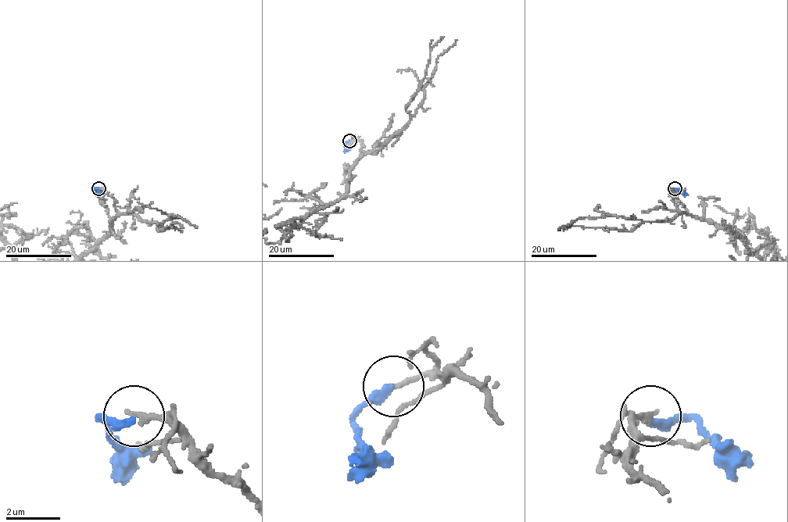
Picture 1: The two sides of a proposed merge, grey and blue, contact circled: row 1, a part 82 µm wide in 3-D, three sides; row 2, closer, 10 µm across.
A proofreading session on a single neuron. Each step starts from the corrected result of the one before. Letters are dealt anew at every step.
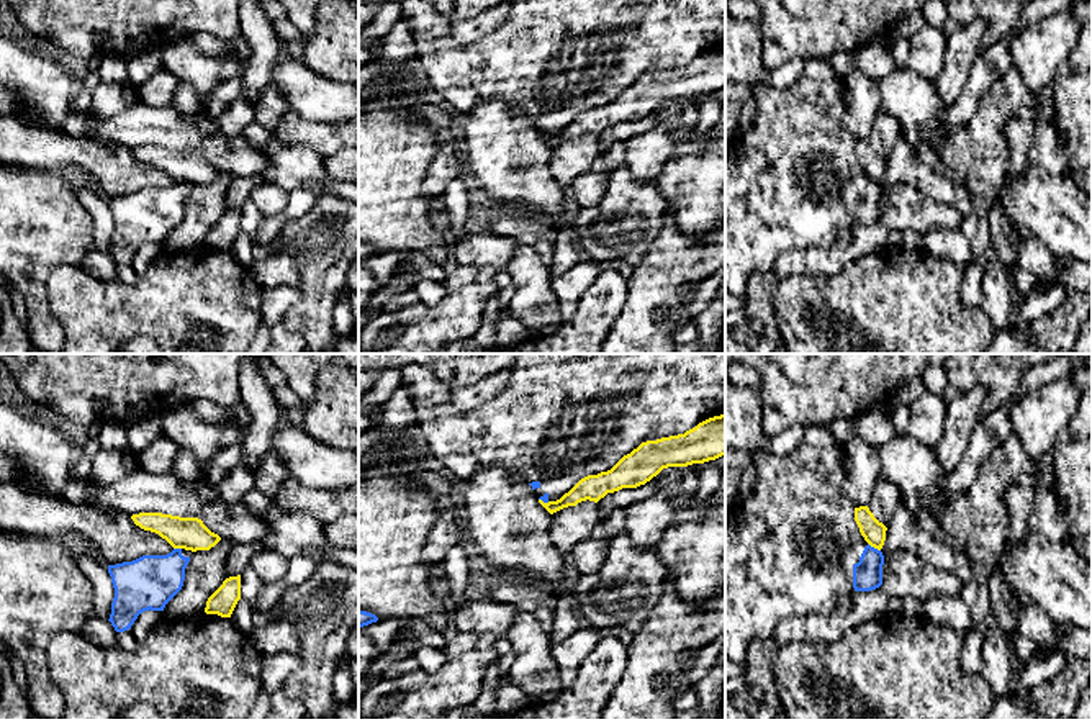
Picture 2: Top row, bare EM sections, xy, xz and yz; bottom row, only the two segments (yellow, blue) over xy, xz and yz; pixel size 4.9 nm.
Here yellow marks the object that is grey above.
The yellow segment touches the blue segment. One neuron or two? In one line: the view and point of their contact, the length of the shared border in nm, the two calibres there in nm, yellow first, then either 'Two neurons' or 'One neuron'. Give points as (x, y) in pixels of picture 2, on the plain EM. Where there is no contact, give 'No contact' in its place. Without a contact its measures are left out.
Touches yellow at yz (875, 180). Shared border 80 nm. Thickness 120 nm (yellow) against 140 nm. Two neurons

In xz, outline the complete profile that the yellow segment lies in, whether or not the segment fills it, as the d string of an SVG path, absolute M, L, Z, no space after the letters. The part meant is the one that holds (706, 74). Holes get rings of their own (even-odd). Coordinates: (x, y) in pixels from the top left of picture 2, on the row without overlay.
M725 46L699 56L684 67L642 75L611 103L581 111L557 134L539 133L539 136L553 147L586 133L598 136L607 126L645 118L663 102L704 97L722 88L725 88Z

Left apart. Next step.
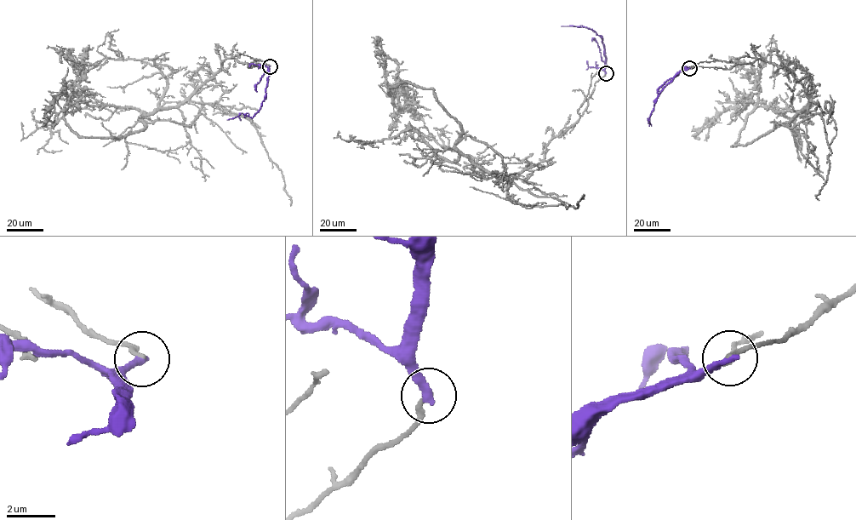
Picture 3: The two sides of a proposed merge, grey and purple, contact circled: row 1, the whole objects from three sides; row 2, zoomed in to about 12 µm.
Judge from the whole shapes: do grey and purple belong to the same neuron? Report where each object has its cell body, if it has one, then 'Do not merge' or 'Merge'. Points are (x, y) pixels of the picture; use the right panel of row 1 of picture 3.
Soma of grey: none. Soma of purple: none. Do not merge

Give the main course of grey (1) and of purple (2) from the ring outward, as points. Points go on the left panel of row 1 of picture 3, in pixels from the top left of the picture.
1: (270, 65), (226, 59), (176, 105), (148, 113), (94, 105), (71, 112), (70, 85), (53, 99), (45, 127)
2: (270, 65), (265, 100), (259, 111), (252, 117), (241, 113), (226, 120)

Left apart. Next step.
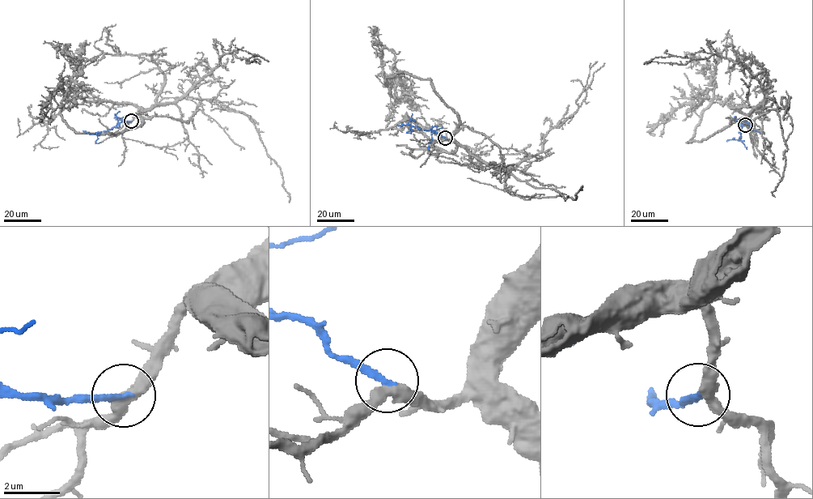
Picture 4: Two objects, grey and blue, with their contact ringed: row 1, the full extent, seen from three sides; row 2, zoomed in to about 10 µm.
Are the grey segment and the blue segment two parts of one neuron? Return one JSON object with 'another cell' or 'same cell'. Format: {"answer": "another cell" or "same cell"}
{"answer": "same cell"}

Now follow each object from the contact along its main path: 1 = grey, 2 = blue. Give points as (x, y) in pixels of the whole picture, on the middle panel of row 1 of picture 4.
1: (446, 138), (455, 144), (452, 152), (411, 121), (386, 130), (396, 97), (373, 34)
2: (446, 138), (409, 125), (412, 113)

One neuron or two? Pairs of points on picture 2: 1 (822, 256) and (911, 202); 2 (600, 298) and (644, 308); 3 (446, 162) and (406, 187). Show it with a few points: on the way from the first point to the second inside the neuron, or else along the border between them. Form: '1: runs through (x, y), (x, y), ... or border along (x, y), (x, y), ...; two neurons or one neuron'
1: runs through (843, 251), (860, 239), (875, 235), (889, 221); one neuron
2: border along (626, 280), (626, 302), (606, 336); two neurons
3: border along (439, 144), (423, 180), (423, 194), (429, 200); two neurons

